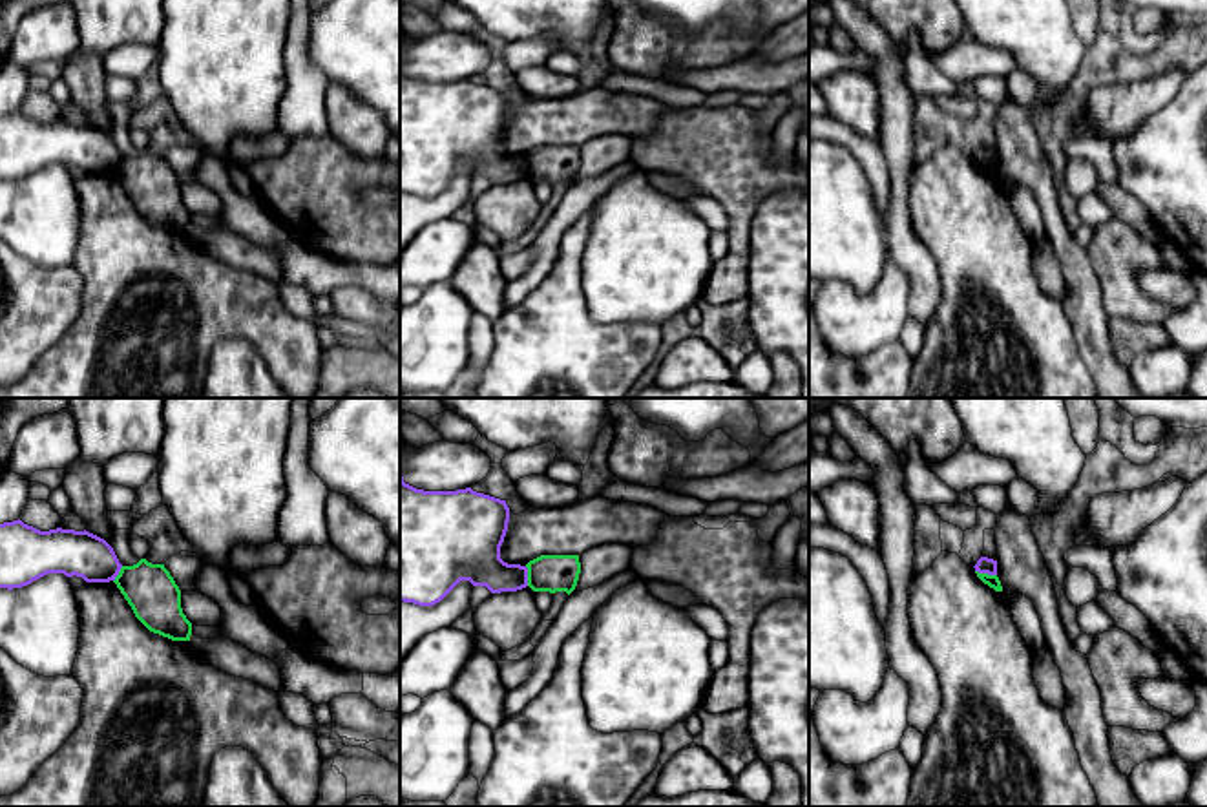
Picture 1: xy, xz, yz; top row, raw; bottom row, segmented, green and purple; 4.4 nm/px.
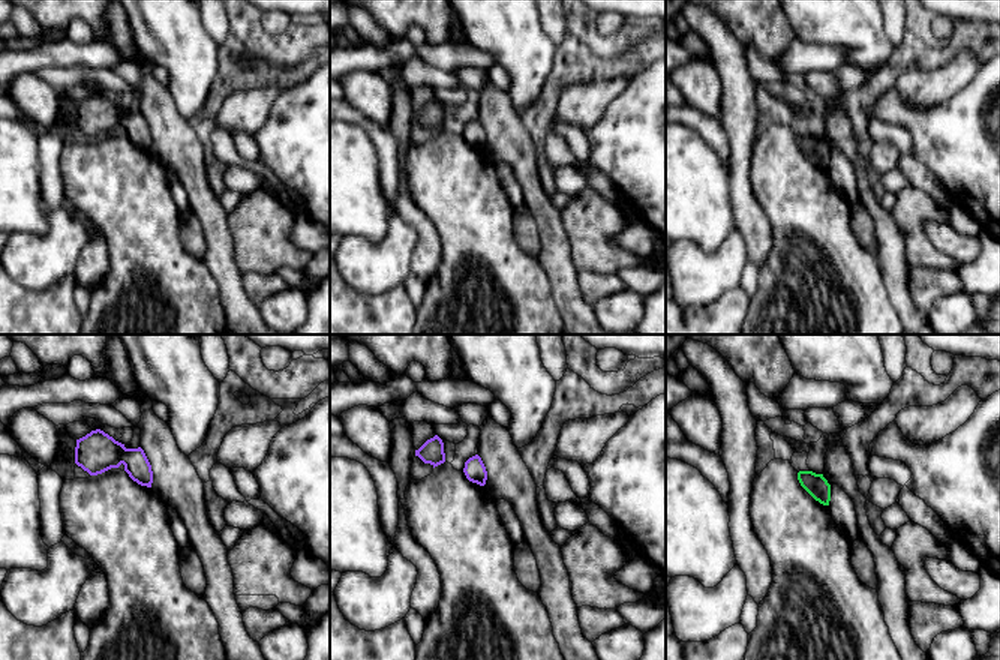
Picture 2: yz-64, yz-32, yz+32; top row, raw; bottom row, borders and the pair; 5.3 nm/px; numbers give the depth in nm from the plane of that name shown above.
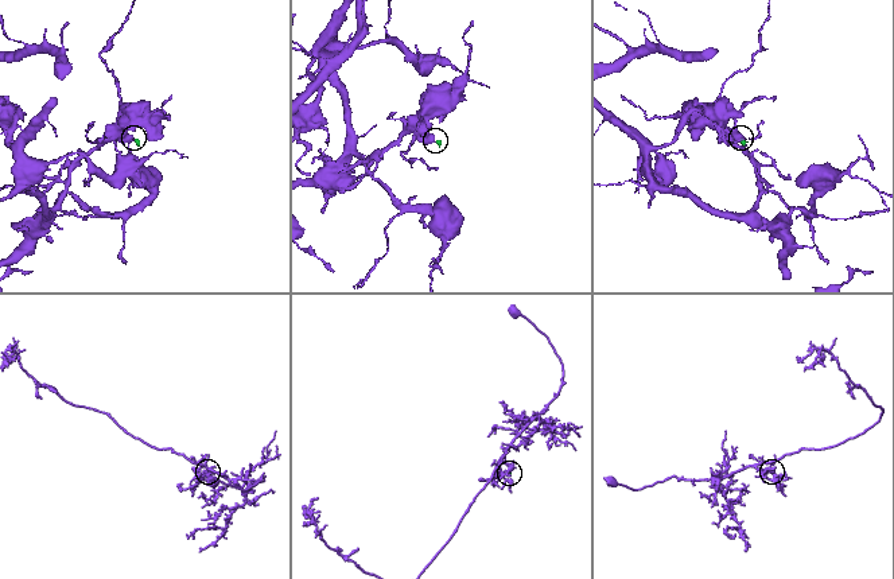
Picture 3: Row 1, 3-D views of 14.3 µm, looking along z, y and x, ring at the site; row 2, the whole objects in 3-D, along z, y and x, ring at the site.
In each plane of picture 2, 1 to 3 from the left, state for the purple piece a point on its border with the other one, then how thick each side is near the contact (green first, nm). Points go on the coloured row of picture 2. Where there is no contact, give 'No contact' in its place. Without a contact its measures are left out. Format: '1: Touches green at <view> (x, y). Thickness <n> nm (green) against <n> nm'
1: No contact
2: No contact
3: No contact

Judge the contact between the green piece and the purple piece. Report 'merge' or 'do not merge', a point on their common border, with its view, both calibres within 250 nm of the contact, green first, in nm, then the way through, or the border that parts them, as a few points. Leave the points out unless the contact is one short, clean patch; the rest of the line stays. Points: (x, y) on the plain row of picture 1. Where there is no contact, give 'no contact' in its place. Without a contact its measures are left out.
do not merge; contact yz (986, 165); calibres 60 and 70 nm; border yz (976, 161), (996, 167)

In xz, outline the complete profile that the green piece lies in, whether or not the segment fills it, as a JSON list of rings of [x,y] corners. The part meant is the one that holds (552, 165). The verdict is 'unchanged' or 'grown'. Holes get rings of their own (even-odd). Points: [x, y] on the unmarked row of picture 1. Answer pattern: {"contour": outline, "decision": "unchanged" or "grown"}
{"contour": [[[541,146],[526,155],[528,177],[533,183],[566,183],[575,181],[581,153],[579,146]]], "decision": "unchanged"}

